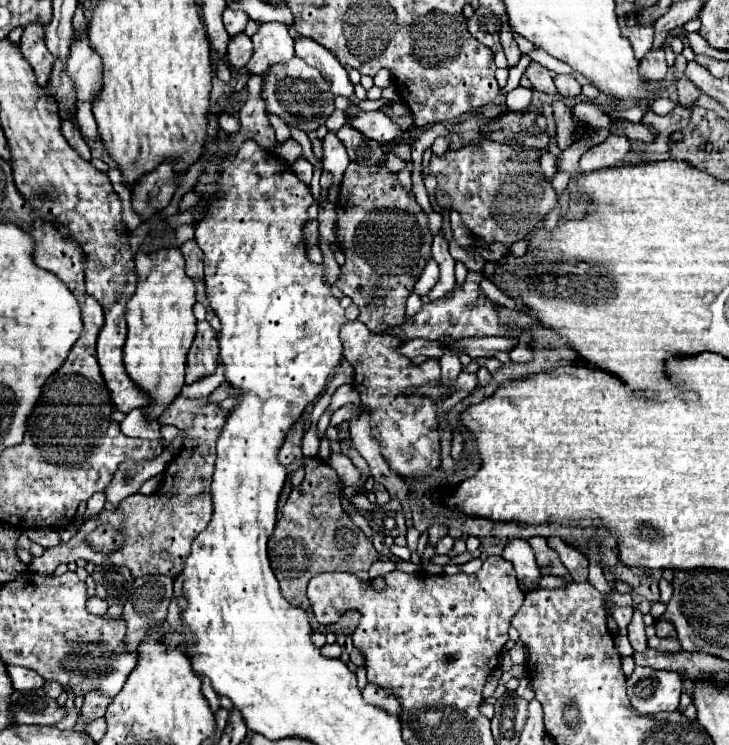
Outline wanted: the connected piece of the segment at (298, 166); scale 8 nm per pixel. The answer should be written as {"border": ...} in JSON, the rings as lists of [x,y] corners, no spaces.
{"border":[[[298,158],[294,164],[292,164],[292,170],[300,176],[302,182],[306,182],[310,186],[310,180],[312,180],[312,164],[304,158]]]}

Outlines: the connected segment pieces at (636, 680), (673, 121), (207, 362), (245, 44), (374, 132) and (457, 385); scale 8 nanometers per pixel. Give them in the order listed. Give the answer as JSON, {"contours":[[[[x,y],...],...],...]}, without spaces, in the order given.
{"contours":[[[[636,666],[628,678],[628,698],[642,716],[658,712],[674,712],[682,694],[682,678],[678,672],[662,672]]],[[[676,106],[676,110],[672,110],[672,112],[666,114],[666,116],[658,116],[658,114],[654,114],[654,112],[646,112],[644,122],[650,124],[650,126],[654,126],[654,130],[658,132],[658,136],[670,138],[672,132],[684,130],[684,126],[688,126],[690,116],[692,116],[692,110],[686,110],[686,108]]],[[[206,320],[198,322],[198,332],[188,352],[188,366],[208,366],[208,370],[216,370],[218,354],[220,348],[216,342],[214,328]]],[[[236,34],[228,42],[228,54],[226,54],[228,64],[232,64],[234,68],[244,68],[248,60],[252,58],[252,52],[254,52],[254,46],[252,46],[250,36]]],[[[358,112],[356,116],[348,118],[348,124],[354,126],[354,130],[362,132],[364,136],[380,142],[380,144],[390,144],[390,142],[400,142],[402,138],[410,136],[410,132],[402,130],[396,126],[384,112]]],[[[462,372],[458,376],[458,380],[454,382],[454,390],[468,390],[468,392],[472,392],[476,386],[478,386],[478,376],[476,374],[468,374],[468,372]]]]}

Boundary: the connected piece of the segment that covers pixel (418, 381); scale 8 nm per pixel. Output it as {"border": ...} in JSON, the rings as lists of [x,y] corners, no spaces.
{"border":[[[358,320],[342,326],[340,340],[344,346],[344,358],[354,366],[354,388],[360,394],[360,404],[370,410],[370,428],[390,470],[400,478],[430,476],[440,468],[438,406],[434,400],[418,394],[418,388],[426,384],[436,386],[440,380],[440,362],[426,360],[418,366],[412,364],[400,354],[400,338],[372,334]]]}

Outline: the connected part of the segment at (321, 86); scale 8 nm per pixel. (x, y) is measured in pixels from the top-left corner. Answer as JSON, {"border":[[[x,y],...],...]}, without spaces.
{"border":[[[292,58],[284,64],[274,64],[266,70],[262,82],[262,98],[266,102],[266,112],[276,114],[286,126],[294,126],[302,132],[318,130],[334,112],[334,94],[328,82],[322,78],[318,68],[308,66],[300,58]]]}

